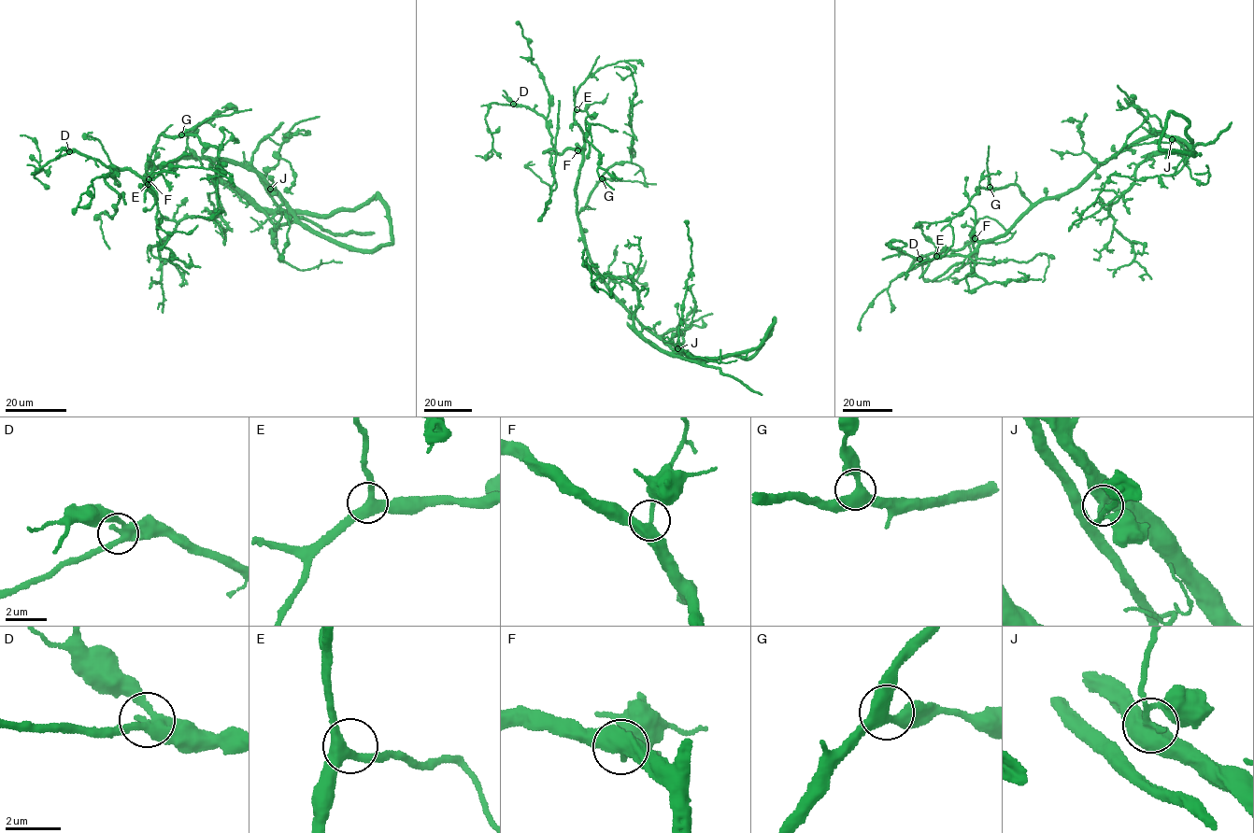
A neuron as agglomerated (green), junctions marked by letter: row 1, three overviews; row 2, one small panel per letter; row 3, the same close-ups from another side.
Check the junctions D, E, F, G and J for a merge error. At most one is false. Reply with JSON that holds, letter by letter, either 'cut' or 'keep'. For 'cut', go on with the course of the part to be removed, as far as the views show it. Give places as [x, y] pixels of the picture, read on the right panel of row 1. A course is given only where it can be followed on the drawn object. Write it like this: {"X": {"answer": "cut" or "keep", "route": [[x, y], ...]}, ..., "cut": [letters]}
{"D": {"answer": "keep"}, "E": {"answer": "keep"}, "F": {"answer": "keep"}, "G": {"answer": "keep"}, "J": {"answer": "keep"}, "cut": []}

